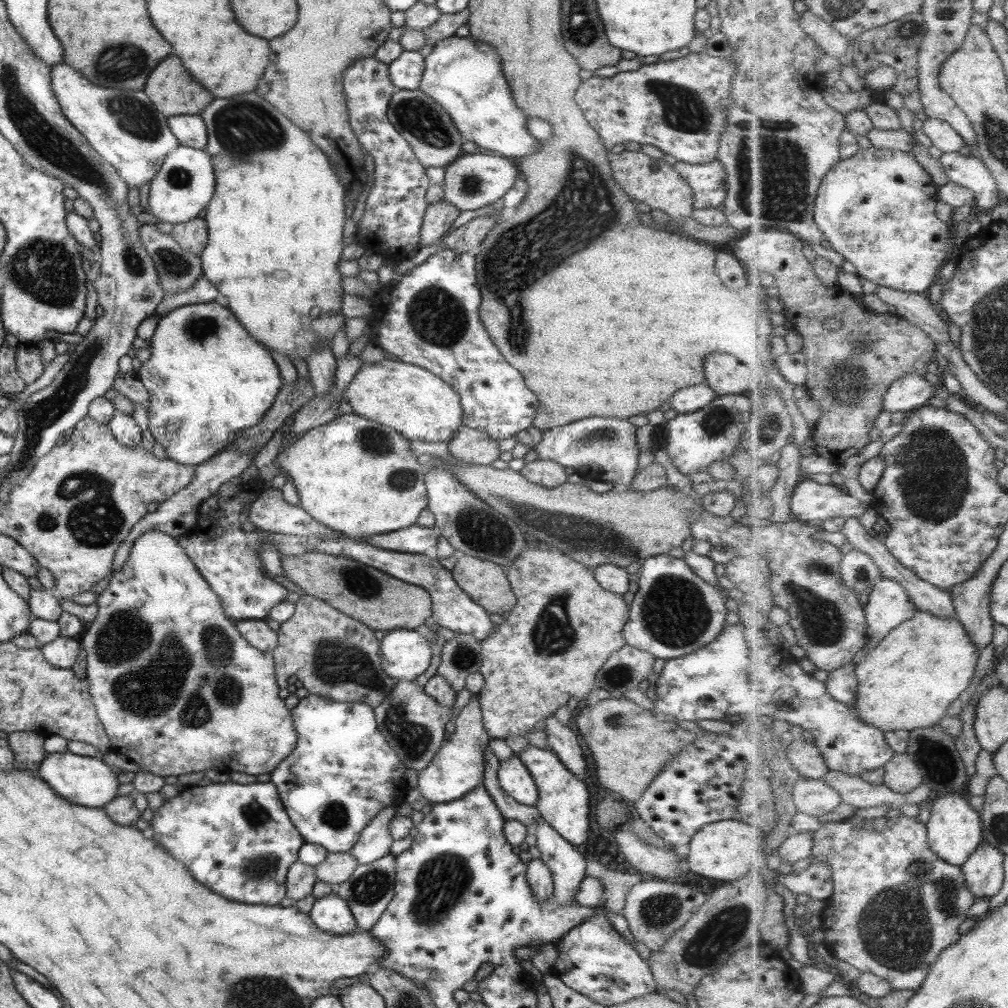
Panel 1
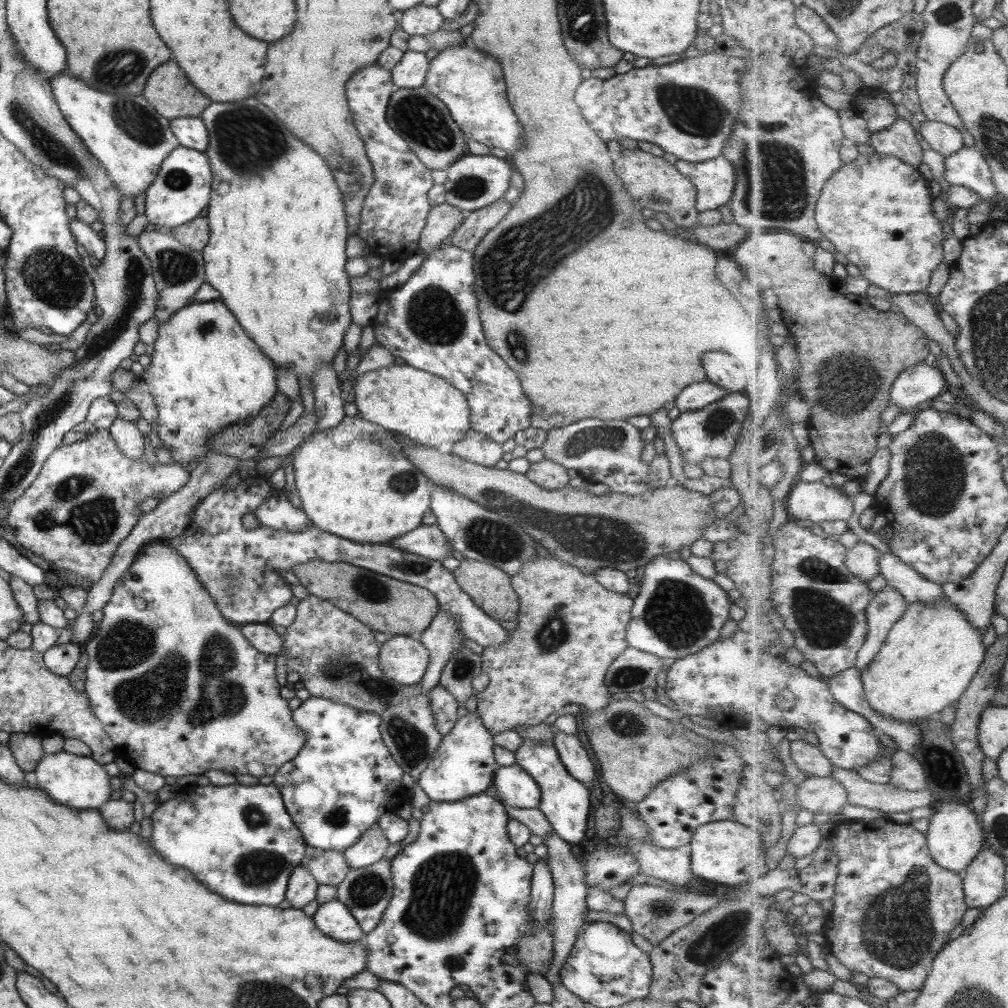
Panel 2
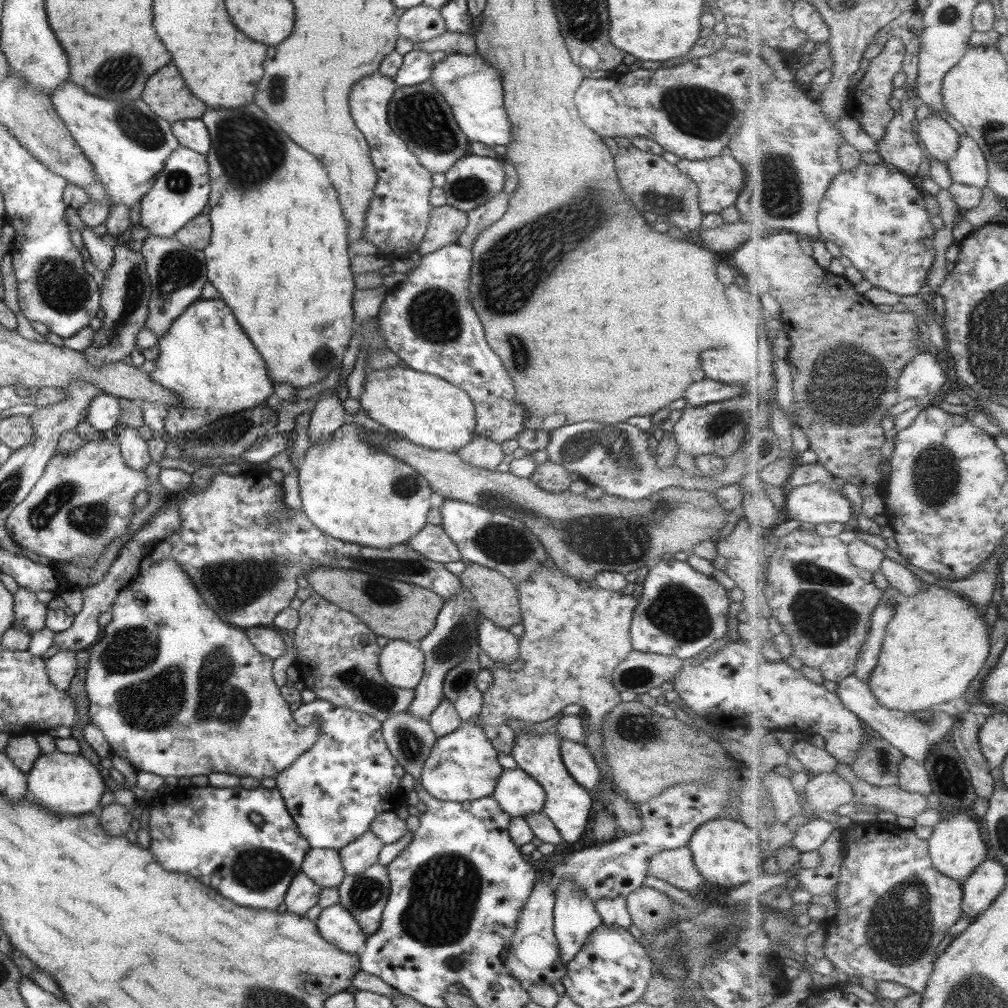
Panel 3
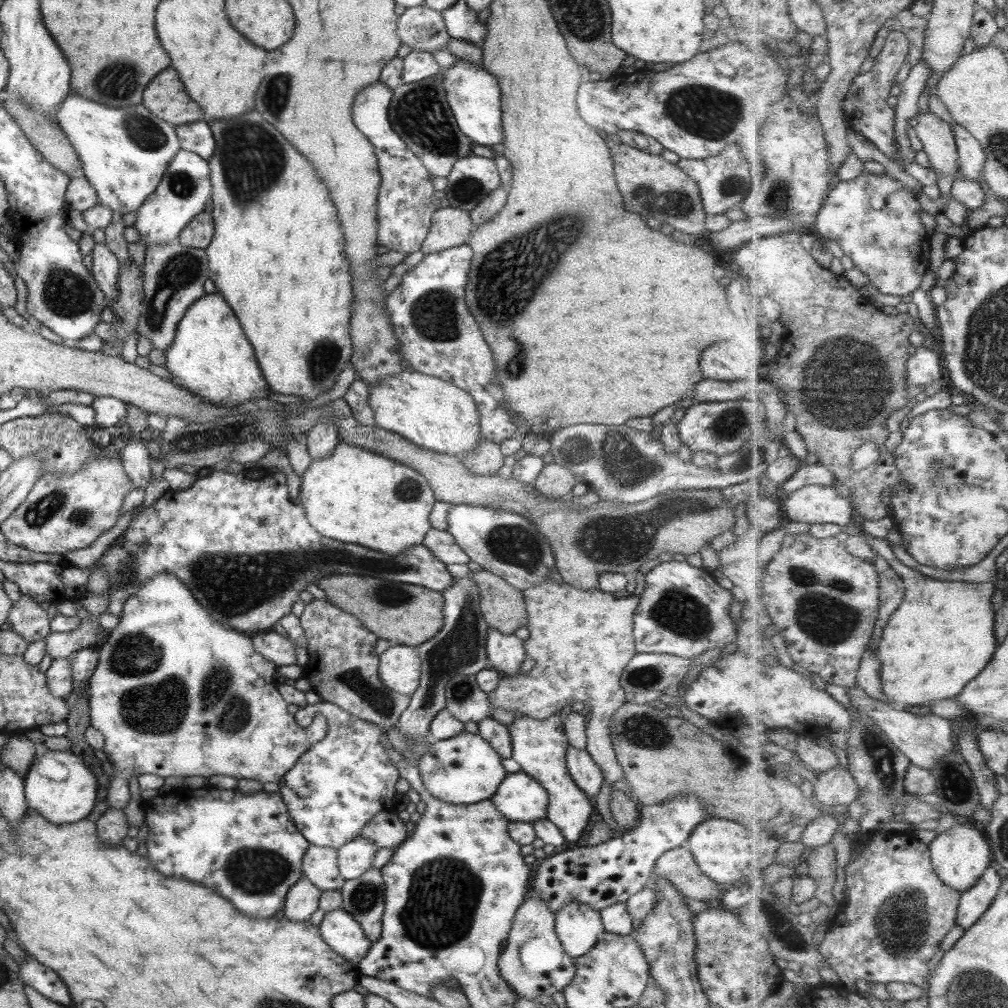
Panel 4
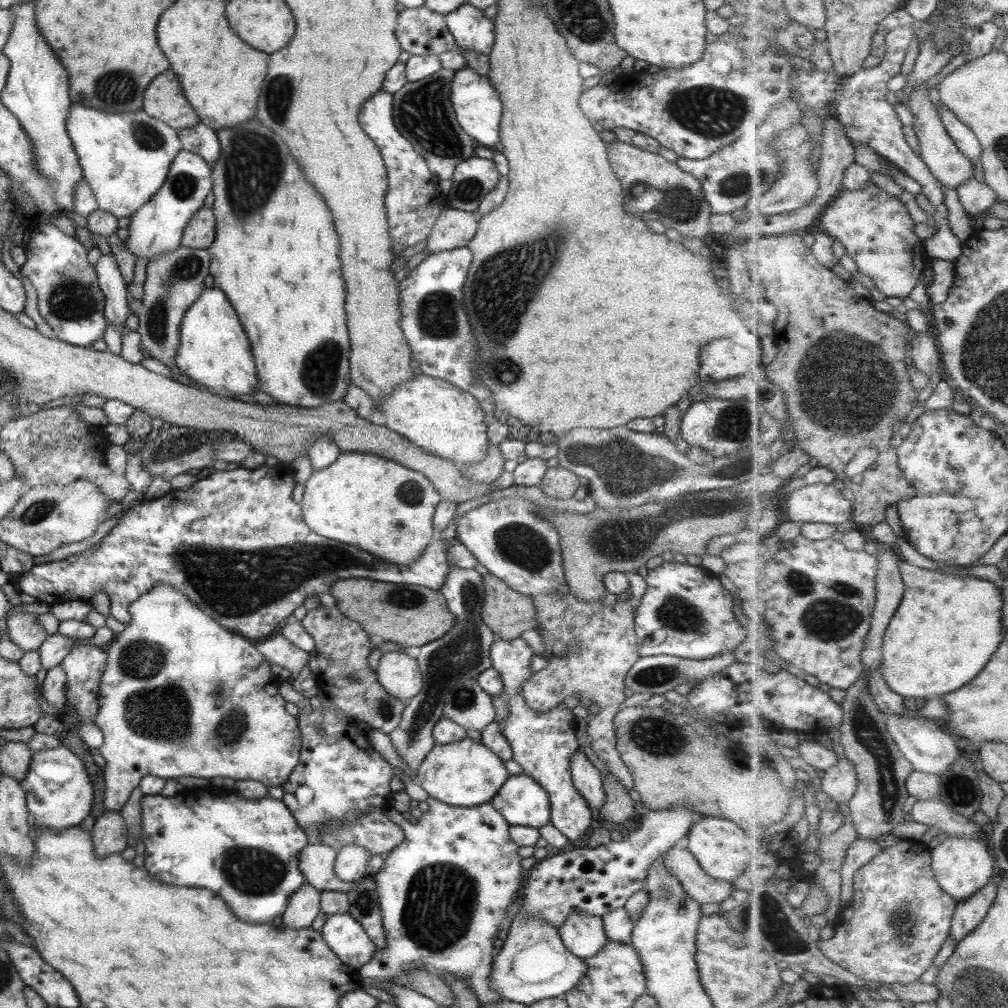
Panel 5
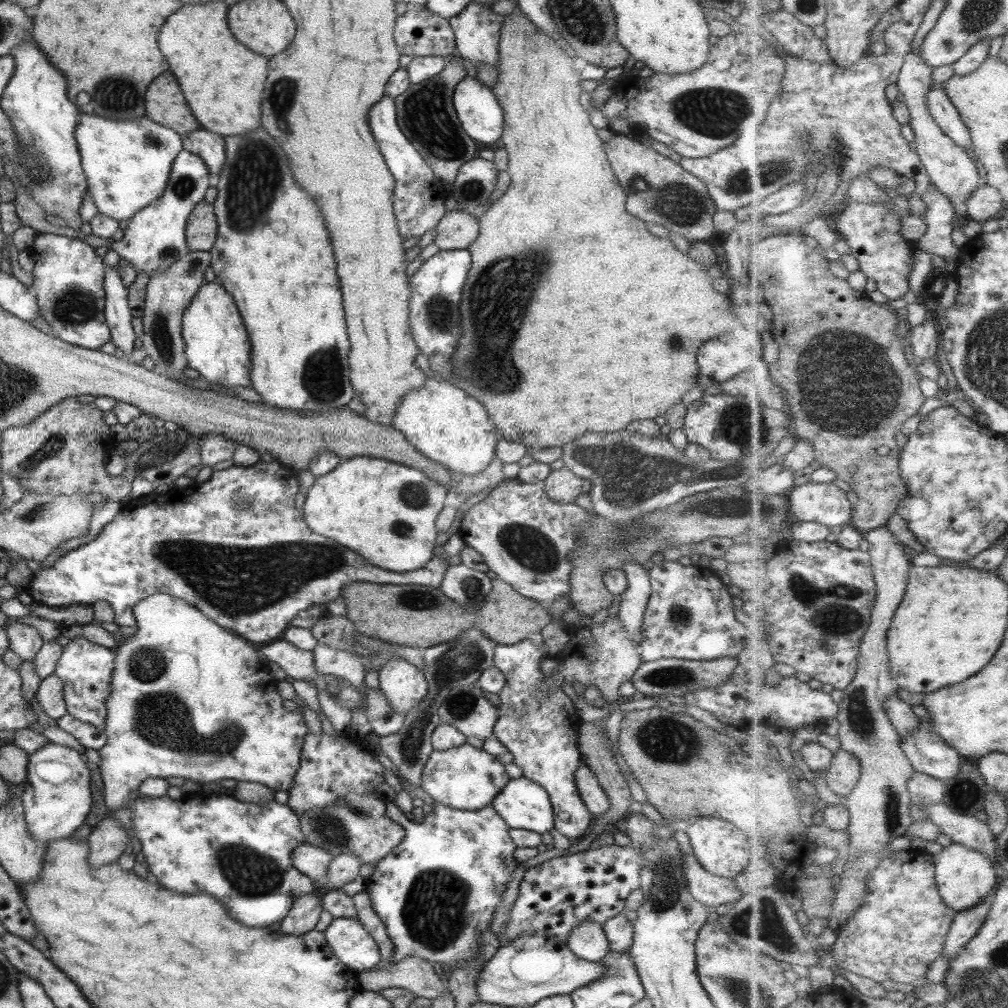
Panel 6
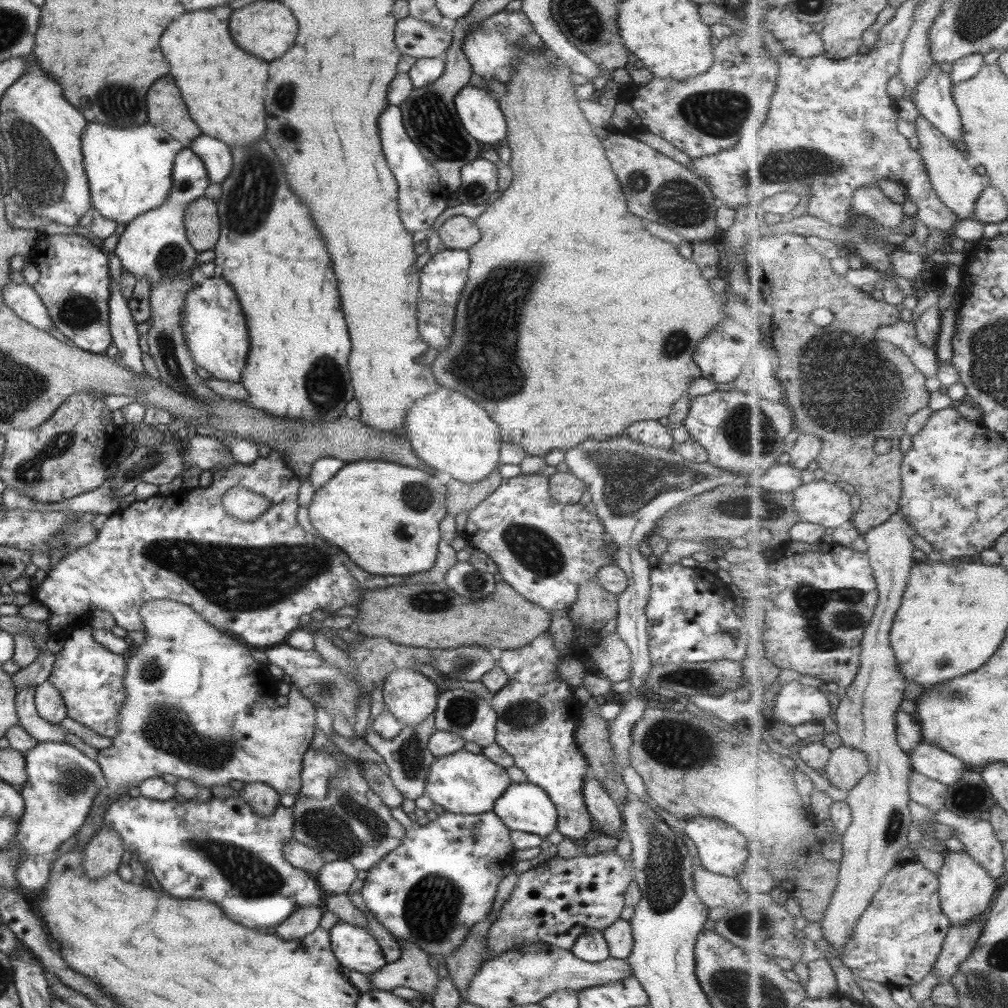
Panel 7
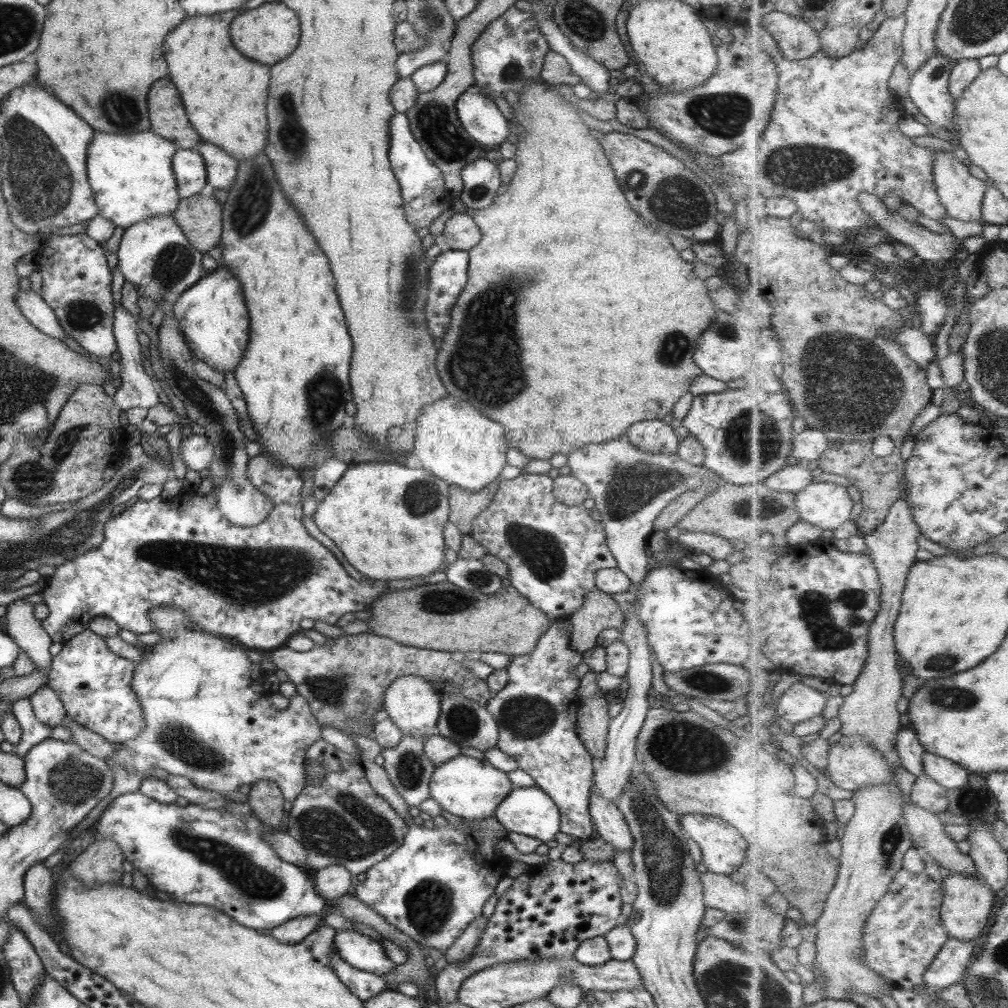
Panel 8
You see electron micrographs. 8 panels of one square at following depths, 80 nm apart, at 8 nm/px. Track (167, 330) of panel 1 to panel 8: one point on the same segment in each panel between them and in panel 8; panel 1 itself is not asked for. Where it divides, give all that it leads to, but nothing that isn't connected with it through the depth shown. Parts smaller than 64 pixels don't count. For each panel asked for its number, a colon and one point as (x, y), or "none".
2: (205, 373)
3: (205, 359)
4: (209, 355)
5: (214, 352)
6: (216, 346)
7: (214, 332)
8: (210, 314)

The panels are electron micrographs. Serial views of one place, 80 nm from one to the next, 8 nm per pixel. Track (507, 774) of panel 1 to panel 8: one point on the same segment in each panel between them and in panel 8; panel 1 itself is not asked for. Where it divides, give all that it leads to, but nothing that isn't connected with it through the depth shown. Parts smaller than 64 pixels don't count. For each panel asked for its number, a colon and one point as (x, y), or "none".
2: (515, 788)
3: (516, 793)
4: (519, 798)
5: (520, 800)
6: (522, 804)
7: (524, 807)
8: (528, 810)

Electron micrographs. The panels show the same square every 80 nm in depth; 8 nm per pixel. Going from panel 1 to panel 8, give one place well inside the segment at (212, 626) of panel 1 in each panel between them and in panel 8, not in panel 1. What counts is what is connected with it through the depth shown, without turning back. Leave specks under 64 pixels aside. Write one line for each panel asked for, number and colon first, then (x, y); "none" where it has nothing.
2: (178, 690)
3: (176, 691)
4: (174, 693)
5: (179, 695)
6: (187, 698)
7: (196, 705)
8: (207, 718)

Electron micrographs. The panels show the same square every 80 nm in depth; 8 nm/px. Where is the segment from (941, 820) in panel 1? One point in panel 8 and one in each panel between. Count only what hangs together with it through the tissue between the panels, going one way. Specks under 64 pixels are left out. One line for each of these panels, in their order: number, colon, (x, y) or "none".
2: (955, 838)
3: (957, 846)
4: (960, 855)
5: (963, 866)
6: (965, 876)
7: (966, 888)
8: (968, 901)

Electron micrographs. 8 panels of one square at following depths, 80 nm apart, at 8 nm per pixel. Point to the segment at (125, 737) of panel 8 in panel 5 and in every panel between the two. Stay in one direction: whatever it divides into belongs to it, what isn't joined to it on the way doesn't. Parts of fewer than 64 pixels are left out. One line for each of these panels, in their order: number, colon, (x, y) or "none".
5: (82, 666)
6: (85, 669)
7: (88, 676)

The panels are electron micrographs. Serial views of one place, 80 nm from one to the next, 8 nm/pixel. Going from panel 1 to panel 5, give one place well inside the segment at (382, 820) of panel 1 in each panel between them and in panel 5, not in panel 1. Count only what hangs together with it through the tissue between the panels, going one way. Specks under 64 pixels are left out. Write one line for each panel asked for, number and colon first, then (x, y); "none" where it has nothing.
2: (371, 846)
3: (358, 855)
4: (354, 857)
5: (350, 861)

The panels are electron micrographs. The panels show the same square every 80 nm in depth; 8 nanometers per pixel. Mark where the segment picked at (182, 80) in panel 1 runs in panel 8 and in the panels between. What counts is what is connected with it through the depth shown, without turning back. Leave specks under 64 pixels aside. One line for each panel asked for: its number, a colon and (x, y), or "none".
2: (162, 92)
3: (165, 94)
4: (164, 97)
5: (163, 100)
6: (163, 102)
7: (165, 110)
8: (167, 119)

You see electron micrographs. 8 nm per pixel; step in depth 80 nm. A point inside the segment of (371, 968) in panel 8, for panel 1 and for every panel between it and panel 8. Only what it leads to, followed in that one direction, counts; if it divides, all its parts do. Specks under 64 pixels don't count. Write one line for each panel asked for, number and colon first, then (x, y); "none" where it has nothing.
1: (330, 914)
2: (333, 919)
3: (334, 924)
4: (342, 934)
5: (344, 936)
6: (351, 945)
7: (353, 948)

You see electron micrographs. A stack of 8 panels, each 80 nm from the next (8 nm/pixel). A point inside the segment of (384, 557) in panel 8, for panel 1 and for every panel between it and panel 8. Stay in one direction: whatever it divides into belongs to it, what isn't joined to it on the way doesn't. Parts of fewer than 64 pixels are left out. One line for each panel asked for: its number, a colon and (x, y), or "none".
1: (353, 475)
2: (353, 481)
3: (353, 492)
4: (354, 496)
5: (385, 509)
6: (386, 512)
7: (385, 517)

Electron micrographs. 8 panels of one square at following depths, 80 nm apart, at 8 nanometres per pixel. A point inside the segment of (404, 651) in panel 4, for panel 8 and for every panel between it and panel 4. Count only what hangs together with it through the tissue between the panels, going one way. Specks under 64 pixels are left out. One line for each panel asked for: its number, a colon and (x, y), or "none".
5: (398, 673)
6: (401, 682)
7: (409, 696)
8: (413, 705)

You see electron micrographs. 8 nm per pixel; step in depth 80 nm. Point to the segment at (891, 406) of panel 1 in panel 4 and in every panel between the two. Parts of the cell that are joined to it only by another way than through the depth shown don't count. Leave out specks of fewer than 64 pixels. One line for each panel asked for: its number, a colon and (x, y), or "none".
2: (917, 385)
3: (924, 375)
4: (924, 367)

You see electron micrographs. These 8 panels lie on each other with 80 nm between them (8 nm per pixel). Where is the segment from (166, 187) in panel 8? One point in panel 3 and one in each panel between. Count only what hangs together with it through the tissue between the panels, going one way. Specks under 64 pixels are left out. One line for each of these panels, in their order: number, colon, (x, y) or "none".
3: (127, 144)
4: (123, 151)
5: (124, 158)
6: (126, 163)
7: (128, 169)

